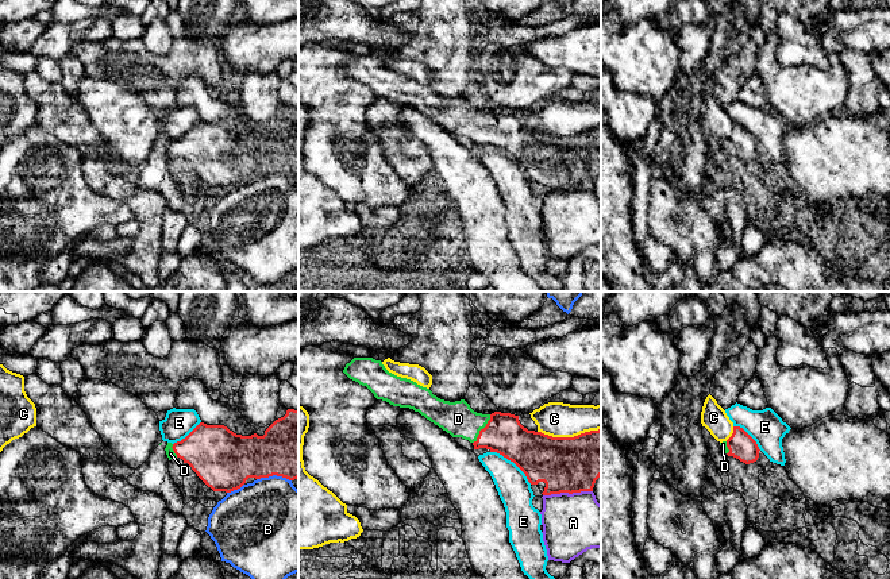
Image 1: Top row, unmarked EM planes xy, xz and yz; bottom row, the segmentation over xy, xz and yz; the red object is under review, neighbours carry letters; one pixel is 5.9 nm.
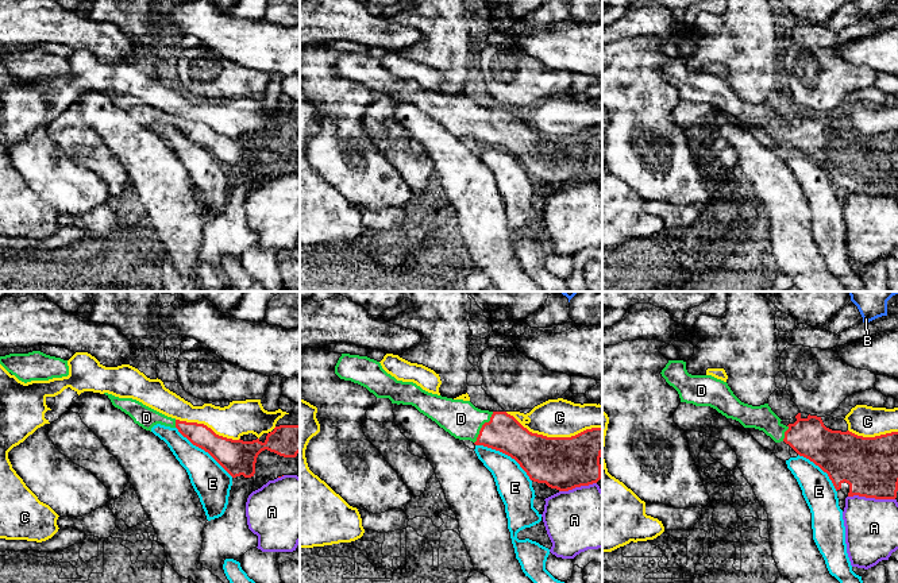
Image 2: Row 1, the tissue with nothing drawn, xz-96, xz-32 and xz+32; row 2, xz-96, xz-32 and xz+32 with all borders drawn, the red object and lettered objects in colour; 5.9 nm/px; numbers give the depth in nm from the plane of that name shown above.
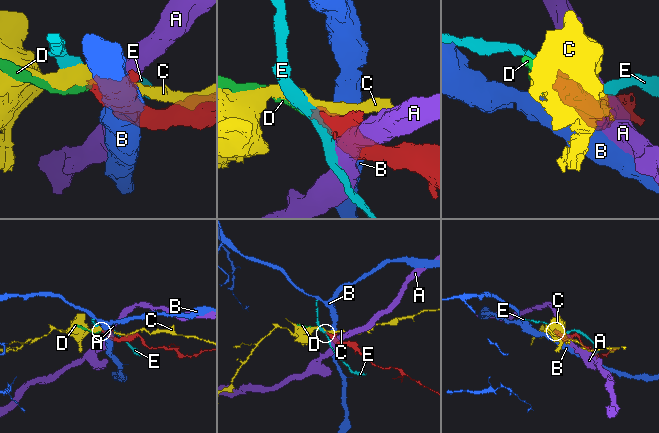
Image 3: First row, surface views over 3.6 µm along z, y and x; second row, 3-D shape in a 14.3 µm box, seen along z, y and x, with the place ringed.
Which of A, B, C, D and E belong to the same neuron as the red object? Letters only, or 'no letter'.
D

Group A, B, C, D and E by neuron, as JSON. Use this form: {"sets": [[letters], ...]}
{"sets": [["A"], ["B"], ["C"], ["D"], ["E"]]}

